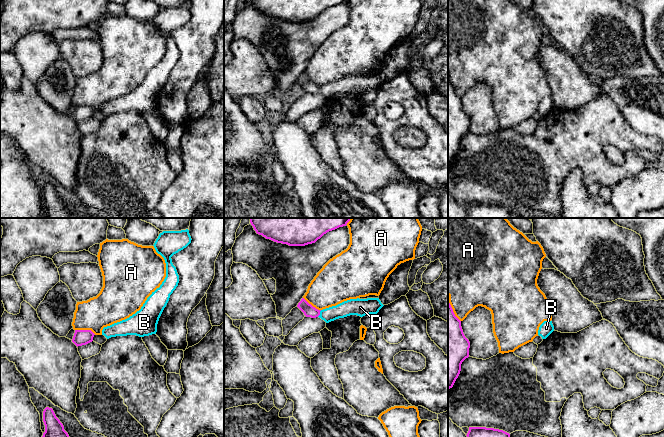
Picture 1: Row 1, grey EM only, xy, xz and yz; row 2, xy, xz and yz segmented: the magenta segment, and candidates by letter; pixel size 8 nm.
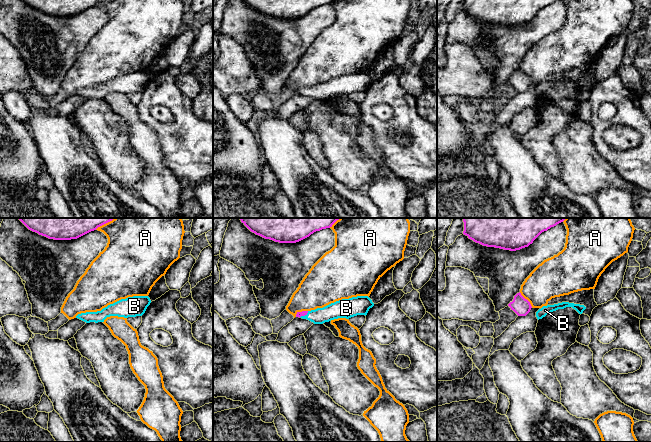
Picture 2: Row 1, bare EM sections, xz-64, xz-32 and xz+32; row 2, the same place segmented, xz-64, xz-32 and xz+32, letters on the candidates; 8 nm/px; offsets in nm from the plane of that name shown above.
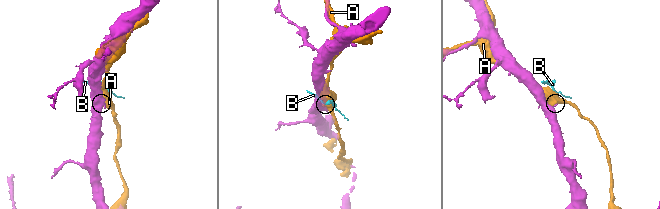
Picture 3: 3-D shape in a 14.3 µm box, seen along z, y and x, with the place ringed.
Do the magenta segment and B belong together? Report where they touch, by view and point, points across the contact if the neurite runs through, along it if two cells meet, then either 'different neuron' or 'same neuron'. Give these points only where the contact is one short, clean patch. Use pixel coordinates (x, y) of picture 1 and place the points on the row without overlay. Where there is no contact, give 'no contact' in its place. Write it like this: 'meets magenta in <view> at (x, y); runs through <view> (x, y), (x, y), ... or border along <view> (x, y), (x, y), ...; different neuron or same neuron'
meets magenta in xz at (319, 89); runs through xz (309, 87), (319, 89), (333, 89), (349, 83); same neuron

